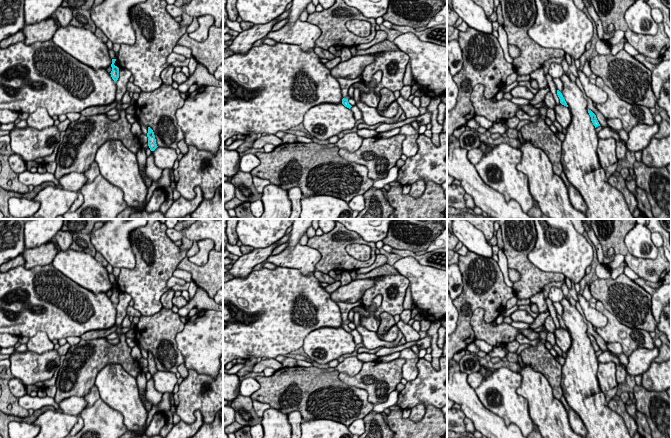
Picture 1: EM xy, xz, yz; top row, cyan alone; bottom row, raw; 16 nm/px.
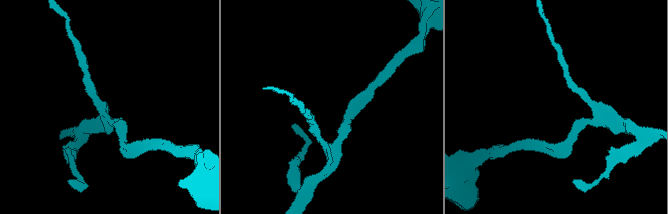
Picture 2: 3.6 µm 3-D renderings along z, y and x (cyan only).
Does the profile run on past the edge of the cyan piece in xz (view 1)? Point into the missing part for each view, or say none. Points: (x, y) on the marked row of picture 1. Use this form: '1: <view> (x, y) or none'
1: none

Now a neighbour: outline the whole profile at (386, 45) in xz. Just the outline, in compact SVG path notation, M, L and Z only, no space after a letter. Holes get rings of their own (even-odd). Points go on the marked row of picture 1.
M384 40L366 50L357 50L356 55L376 54L382 51L399 50L399 48L391 41Z

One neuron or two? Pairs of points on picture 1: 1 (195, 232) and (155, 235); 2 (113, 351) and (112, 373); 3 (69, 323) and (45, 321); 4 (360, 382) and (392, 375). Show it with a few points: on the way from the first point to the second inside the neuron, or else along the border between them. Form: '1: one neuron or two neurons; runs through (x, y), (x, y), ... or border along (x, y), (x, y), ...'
1: two neurons; border along (166, 229), (166, 235), (173, 242)
2: two neurons; border along (132, 376), (119, 364), (107, 364), (94, 379)
3: one neuron; runs through (63, 321), (51, 321)
4: one neuron; runs through (368, 379), (384, 377)

